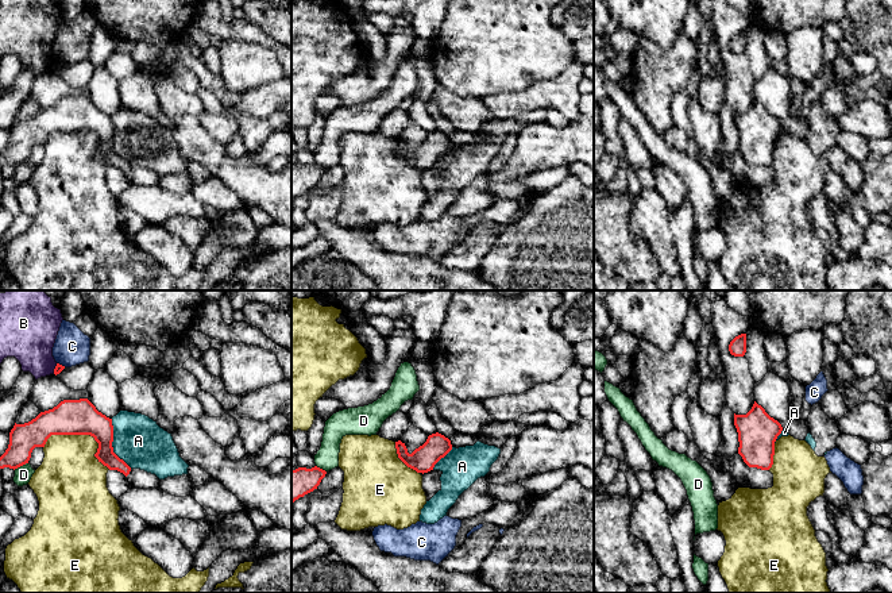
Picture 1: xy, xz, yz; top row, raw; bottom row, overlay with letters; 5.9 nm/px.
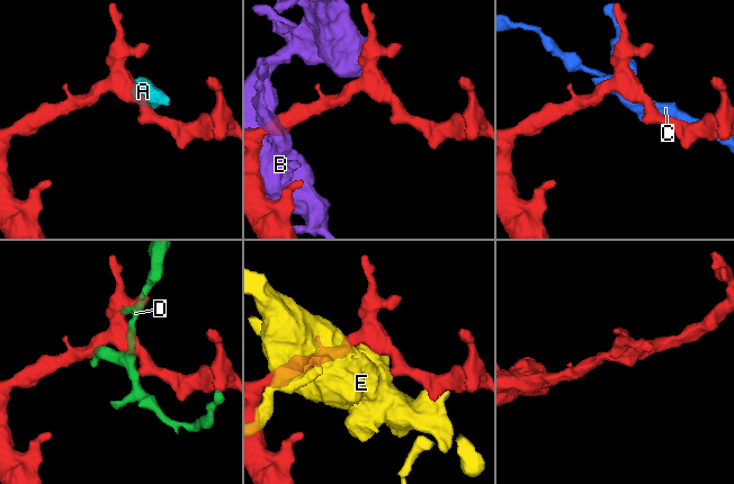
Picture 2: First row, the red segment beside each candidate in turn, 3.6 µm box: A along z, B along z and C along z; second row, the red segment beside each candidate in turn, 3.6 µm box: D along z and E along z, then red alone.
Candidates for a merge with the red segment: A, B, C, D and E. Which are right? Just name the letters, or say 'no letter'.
no letter

